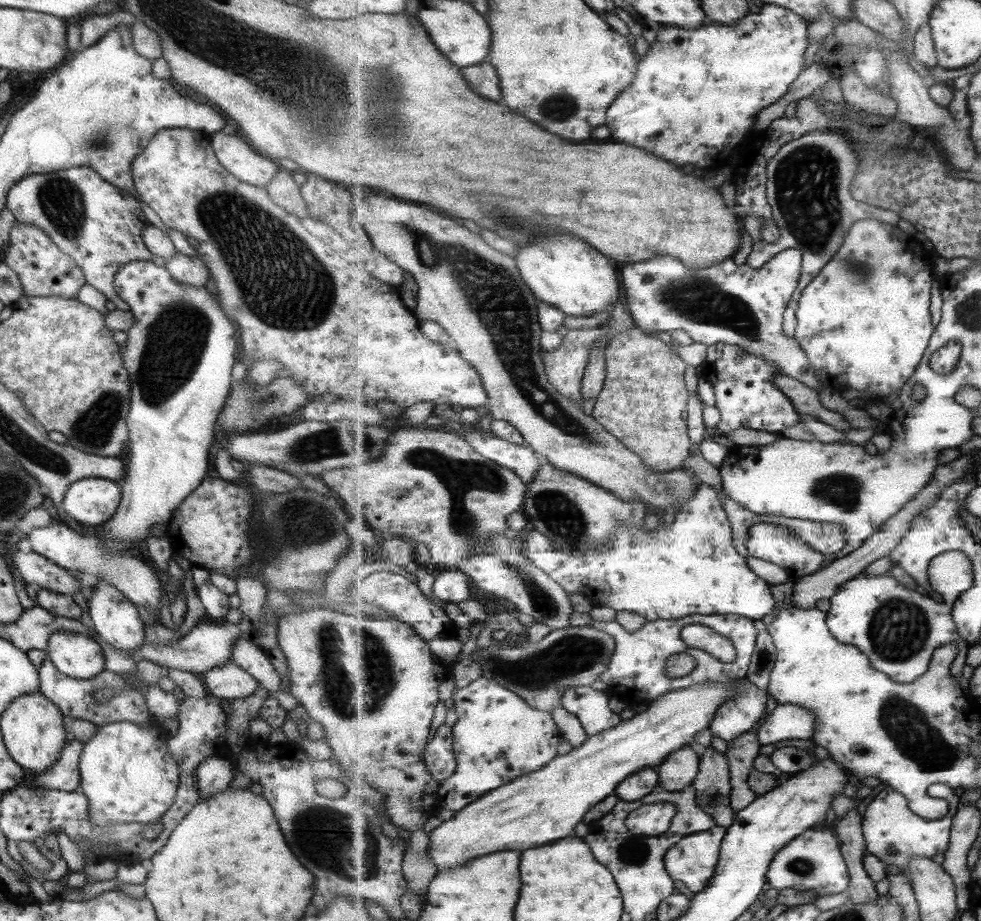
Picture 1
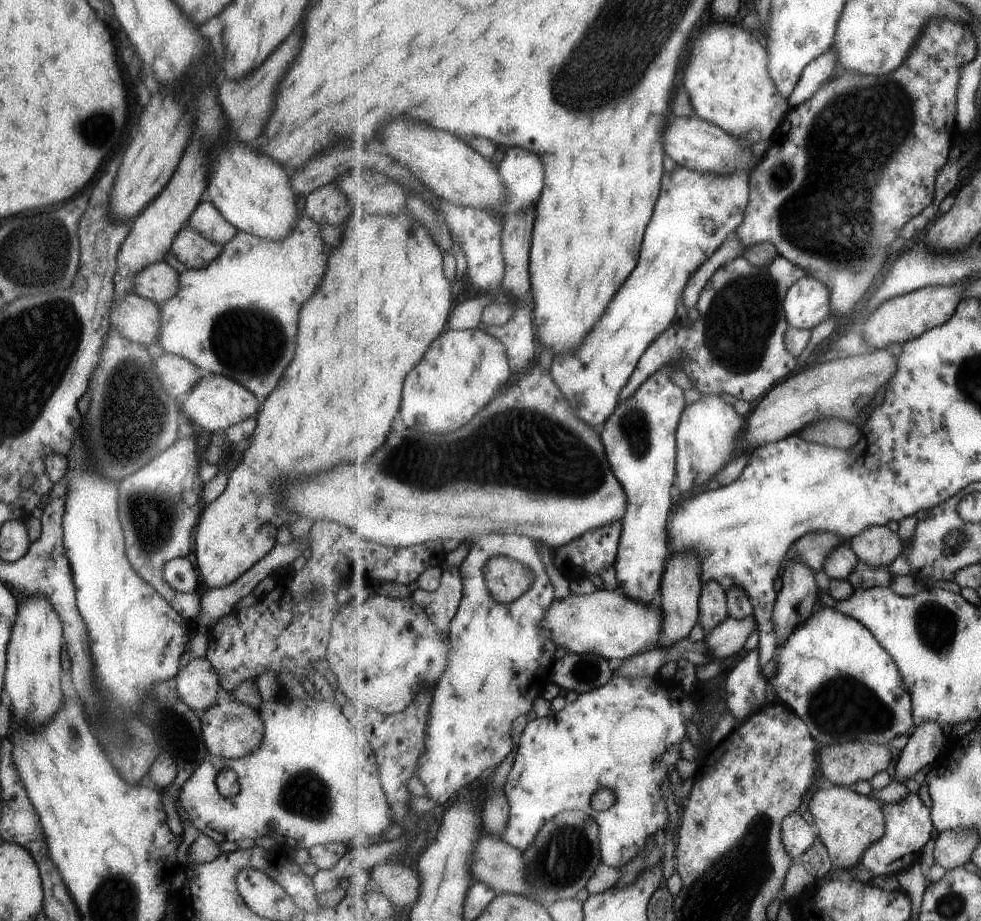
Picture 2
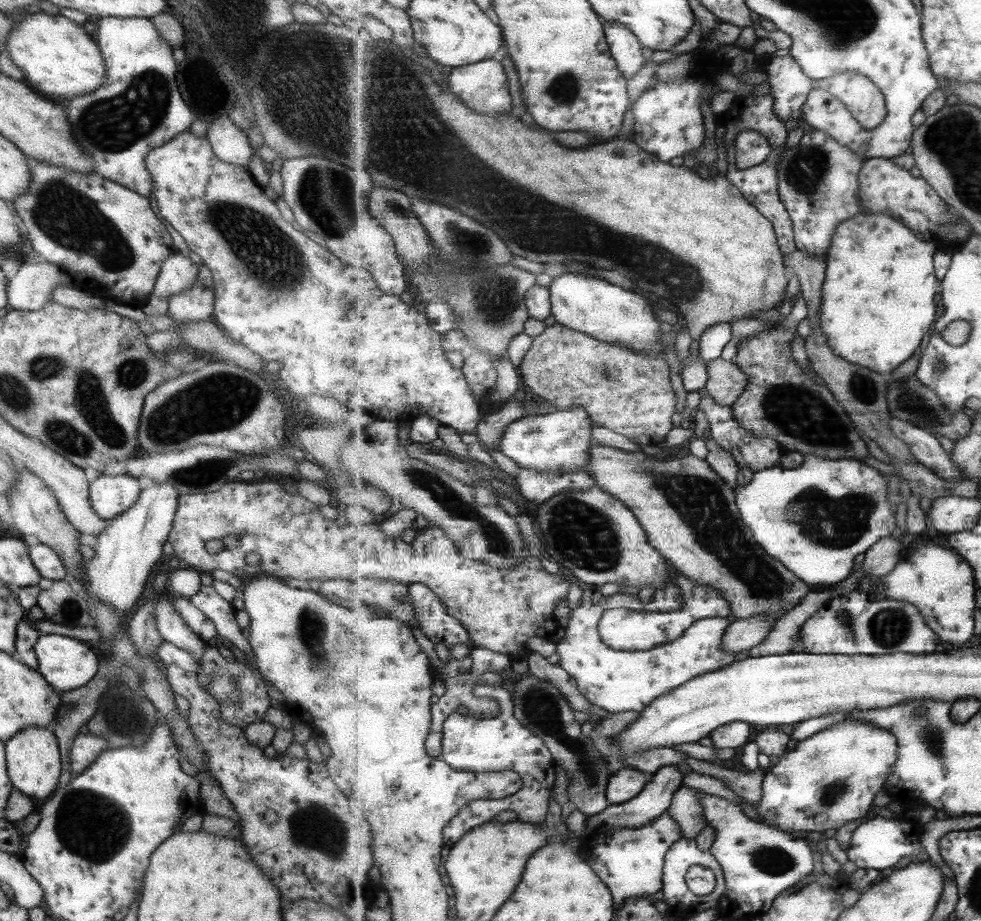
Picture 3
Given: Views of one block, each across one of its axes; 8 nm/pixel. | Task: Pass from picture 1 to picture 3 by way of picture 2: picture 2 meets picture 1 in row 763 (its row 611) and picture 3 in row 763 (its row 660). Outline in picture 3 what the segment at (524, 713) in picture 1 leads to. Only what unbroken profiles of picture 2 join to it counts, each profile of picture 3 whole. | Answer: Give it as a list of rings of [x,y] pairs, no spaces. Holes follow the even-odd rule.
[[[480,684],[474,693],[478,697],[490,696],[500,704],[500,715],[493,720],[475,720],[471,716],[467,718],[448,718],[444,724],[443,754],[440,760],[453,764],[453,768],[459,771],[479,773],[501,772],[501,770],[515,770],[521,774],[524,788],[513,796],[497,800],[474,800],[469,803],[469,808],[463,808],[463,812],[455,816],[449,825],[445,827],[445,842],[455,844],[459,842],[467,832],[471,832],[475,826],[481,826],[489,820],[493,820],[499,812],[506,810],[518,814],[517,819],[523,822],[545,822],[548,818],[550,798],[555,788],[555,767],[557,767],[551,750],[545,746],[541,737],[531,729],[525,728],[515,718],[516,704],[513,704],[513,696],[509,690],[497,686],[485,686]]]

